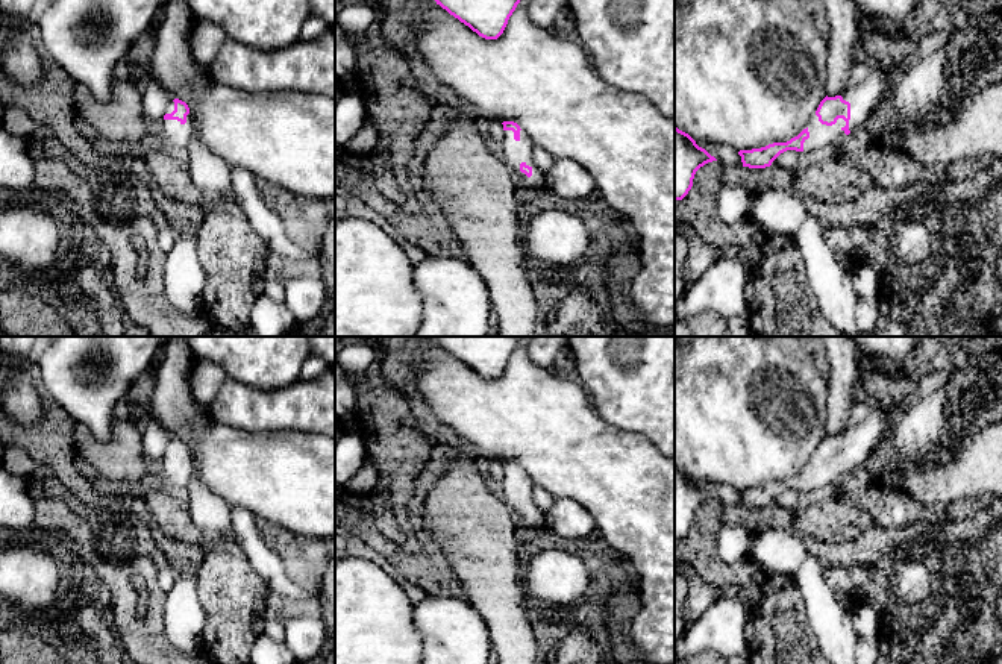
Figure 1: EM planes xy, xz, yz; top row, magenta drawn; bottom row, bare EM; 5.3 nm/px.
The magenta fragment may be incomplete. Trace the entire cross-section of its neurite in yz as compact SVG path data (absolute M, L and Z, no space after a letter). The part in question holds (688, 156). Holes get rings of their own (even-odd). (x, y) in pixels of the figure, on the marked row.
M675 126L675 200L682 200L688 194L696 171L712 161L717 159Z

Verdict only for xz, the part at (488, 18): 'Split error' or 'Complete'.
Complete

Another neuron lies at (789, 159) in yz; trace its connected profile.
M787 150L781 153L770 167L785 168L790 171L797 171L799 152Z

